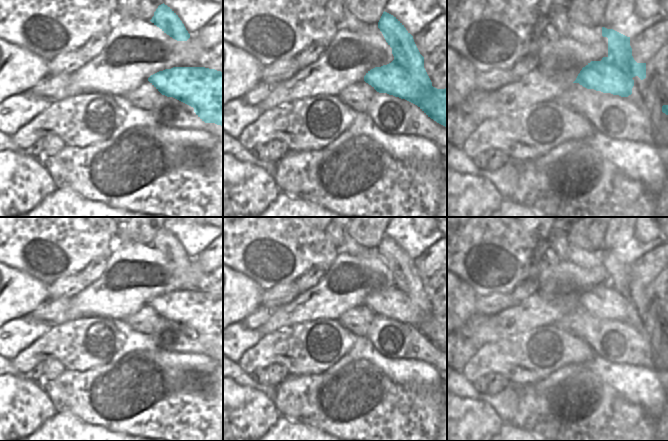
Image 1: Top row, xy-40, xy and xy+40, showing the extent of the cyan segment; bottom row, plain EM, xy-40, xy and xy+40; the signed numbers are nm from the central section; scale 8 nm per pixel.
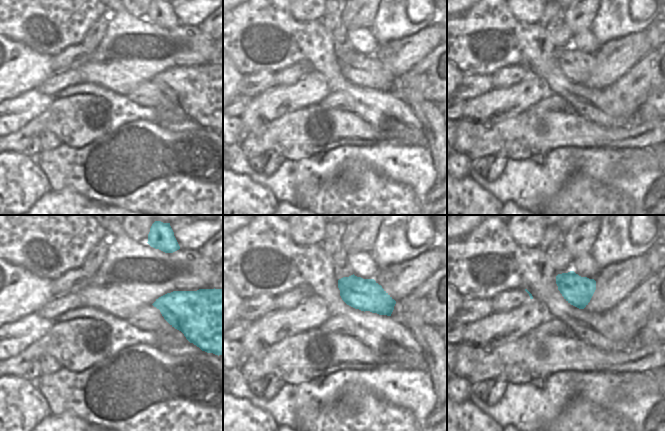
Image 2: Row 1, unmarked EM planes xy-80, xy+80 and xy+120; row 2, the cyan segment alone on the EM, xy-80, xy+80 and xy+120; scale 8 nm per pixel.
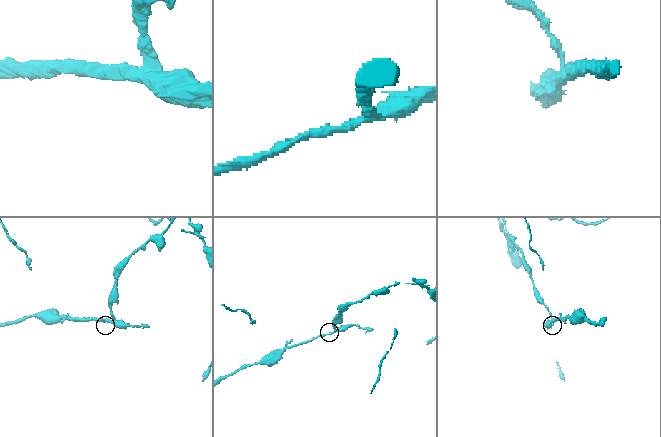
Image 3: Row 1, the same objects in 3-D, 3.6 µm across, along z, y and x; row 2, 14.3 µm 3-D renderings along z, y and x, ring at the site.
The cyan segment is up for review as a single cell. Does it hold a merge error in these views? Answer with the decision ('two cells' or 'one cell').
two cells

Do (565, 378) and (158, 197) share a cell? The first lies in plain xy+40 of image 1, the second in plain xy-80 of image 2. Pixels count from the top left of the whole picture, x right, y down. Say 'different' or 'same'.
same

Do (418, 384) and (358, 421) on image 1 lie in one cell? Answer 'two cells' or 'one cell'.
one cell

